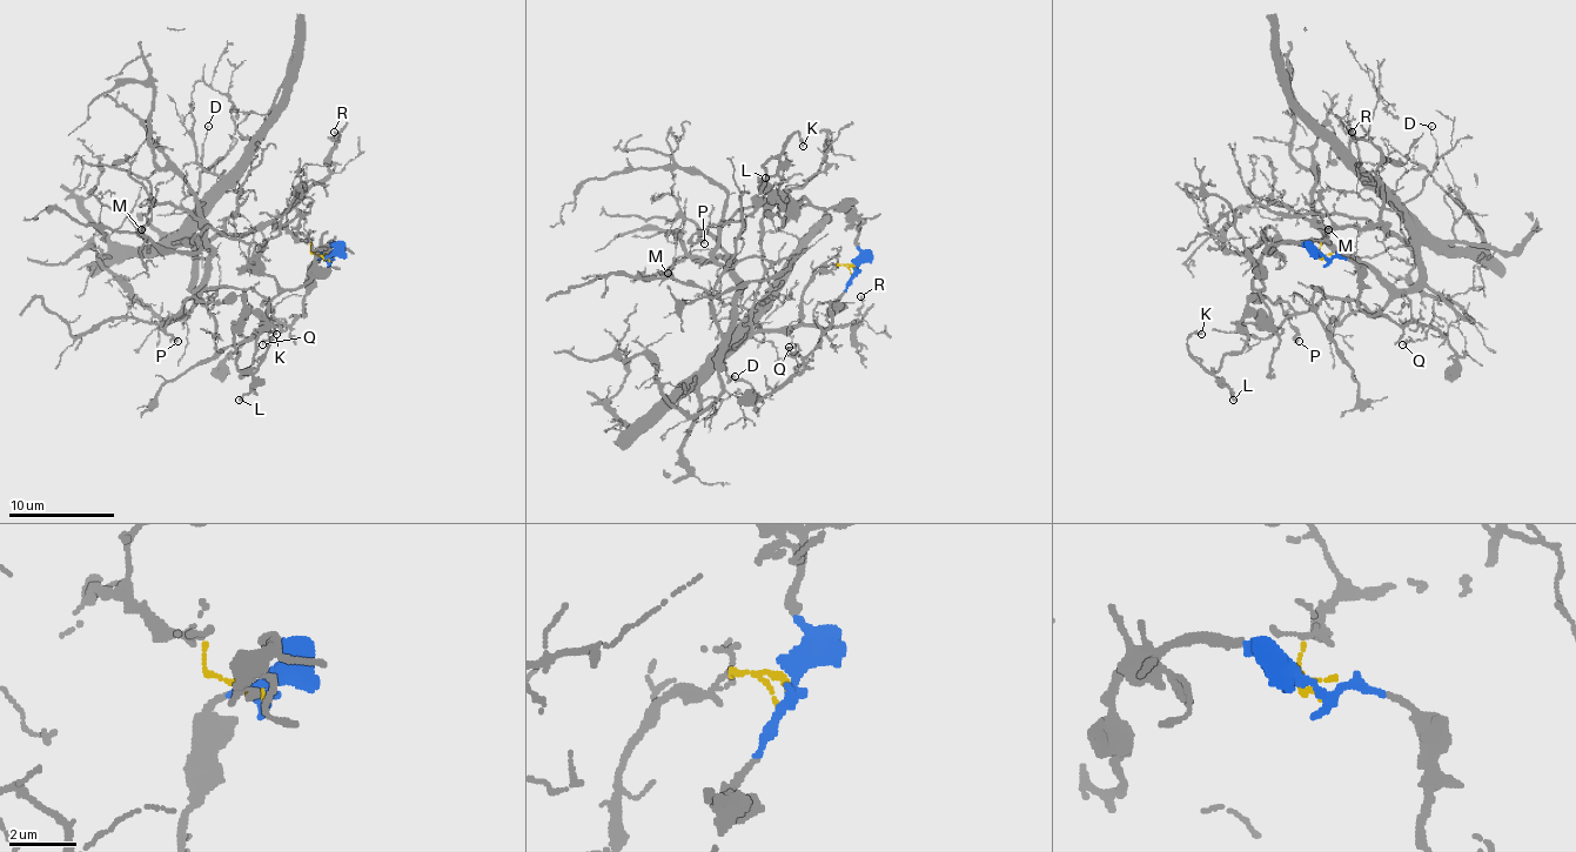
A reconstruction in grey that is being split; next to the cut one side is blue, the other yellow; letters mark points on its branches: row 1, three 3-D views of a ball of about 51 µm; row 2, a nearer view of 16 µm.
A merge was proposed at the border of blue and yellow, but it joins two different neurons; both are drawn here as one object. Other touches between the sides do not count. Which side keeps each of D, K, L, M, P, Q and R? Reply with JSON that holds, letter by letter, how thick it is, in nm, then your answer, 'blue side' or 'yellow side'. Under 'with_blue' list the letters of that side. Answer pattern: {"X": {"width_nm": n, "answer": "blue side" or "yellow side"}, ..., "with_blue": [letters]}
{"D": {"width_nm": 80, "answer": "yellow side"}, "K": {"width_nm": 170, "answer": "blue side"}, "L": {"width_nm": 160, "answer": "blue side"}, "M": {"width_nm": 130, "answer": "yellow side"}, "P": {"width_nm": 240, "answer": "blue side"}, "Q": {"width_nm": 140, "answer": "blue side"}, "R": {"width_nm": 110, "answer": "yellow side"}, "with_blue": ["K", "L", "P", "Q"]}

